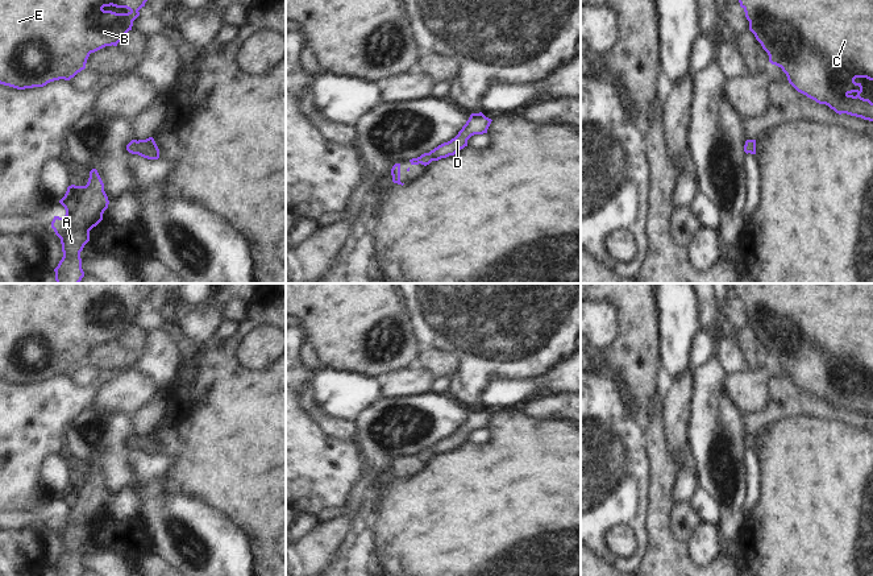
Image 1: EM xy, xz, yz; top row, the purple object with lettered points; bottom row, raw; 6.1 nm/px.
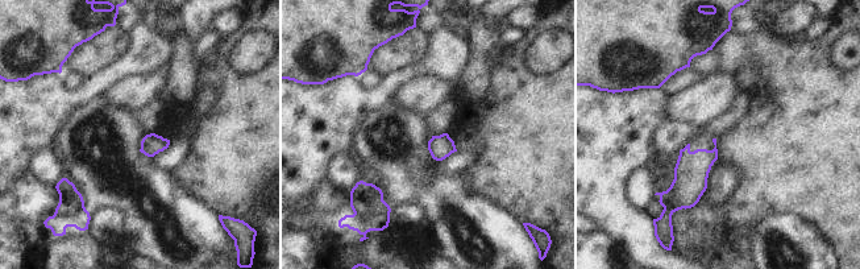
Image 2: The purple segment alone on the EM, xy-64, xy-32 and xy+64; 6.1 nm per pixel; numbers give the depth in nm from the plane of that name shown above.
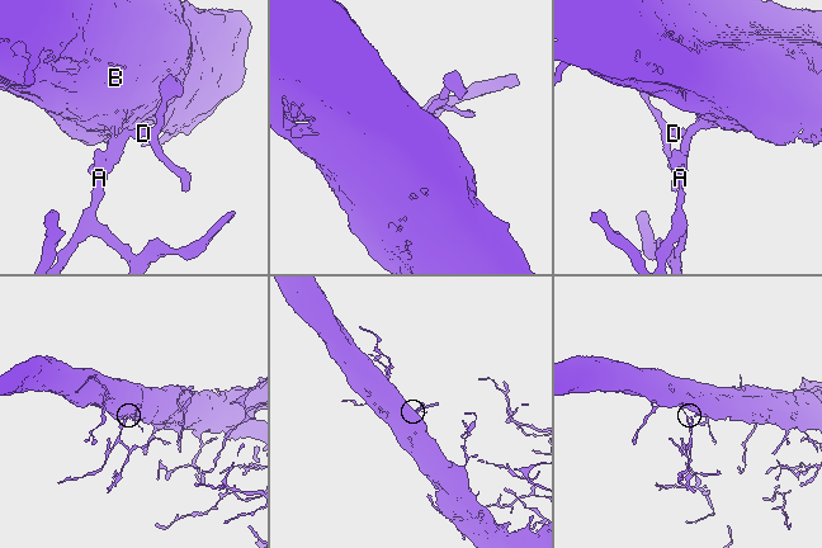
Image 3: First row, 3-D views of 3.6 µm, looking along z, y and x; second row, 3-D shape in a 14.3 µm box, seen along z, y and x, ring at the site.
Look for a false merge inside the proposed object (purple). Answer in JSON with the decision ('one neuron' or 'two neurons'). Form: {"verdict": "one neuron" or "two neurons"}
{"verdict": "one neuron"}

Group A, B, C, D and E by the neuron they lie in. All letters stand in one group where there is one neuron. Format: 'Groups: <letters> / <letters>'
Groups: A B C D E

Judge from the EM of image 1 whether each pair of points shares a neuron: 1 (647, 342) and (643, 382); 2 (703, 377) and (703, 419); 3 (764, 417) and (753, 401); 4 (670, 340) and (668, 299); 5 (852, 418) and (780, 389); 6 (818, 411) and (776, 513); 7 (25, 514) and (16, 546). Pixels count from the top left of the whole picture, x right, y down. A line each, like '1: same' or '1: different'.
1: same
2: same
3: different
4: same
5: same
6: different
7: different

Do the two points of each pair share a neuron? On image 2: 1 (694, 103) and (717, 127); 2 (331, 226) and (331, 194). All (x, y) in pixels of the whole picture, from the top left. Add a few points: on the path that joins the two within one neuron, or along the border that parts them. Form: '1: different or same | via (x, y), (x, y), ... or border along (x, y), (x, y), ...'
1: different | border along (732, 99), (731, 104), (705, 128)
2: different | border along (349, 202), (329, 211), (300, 212)

